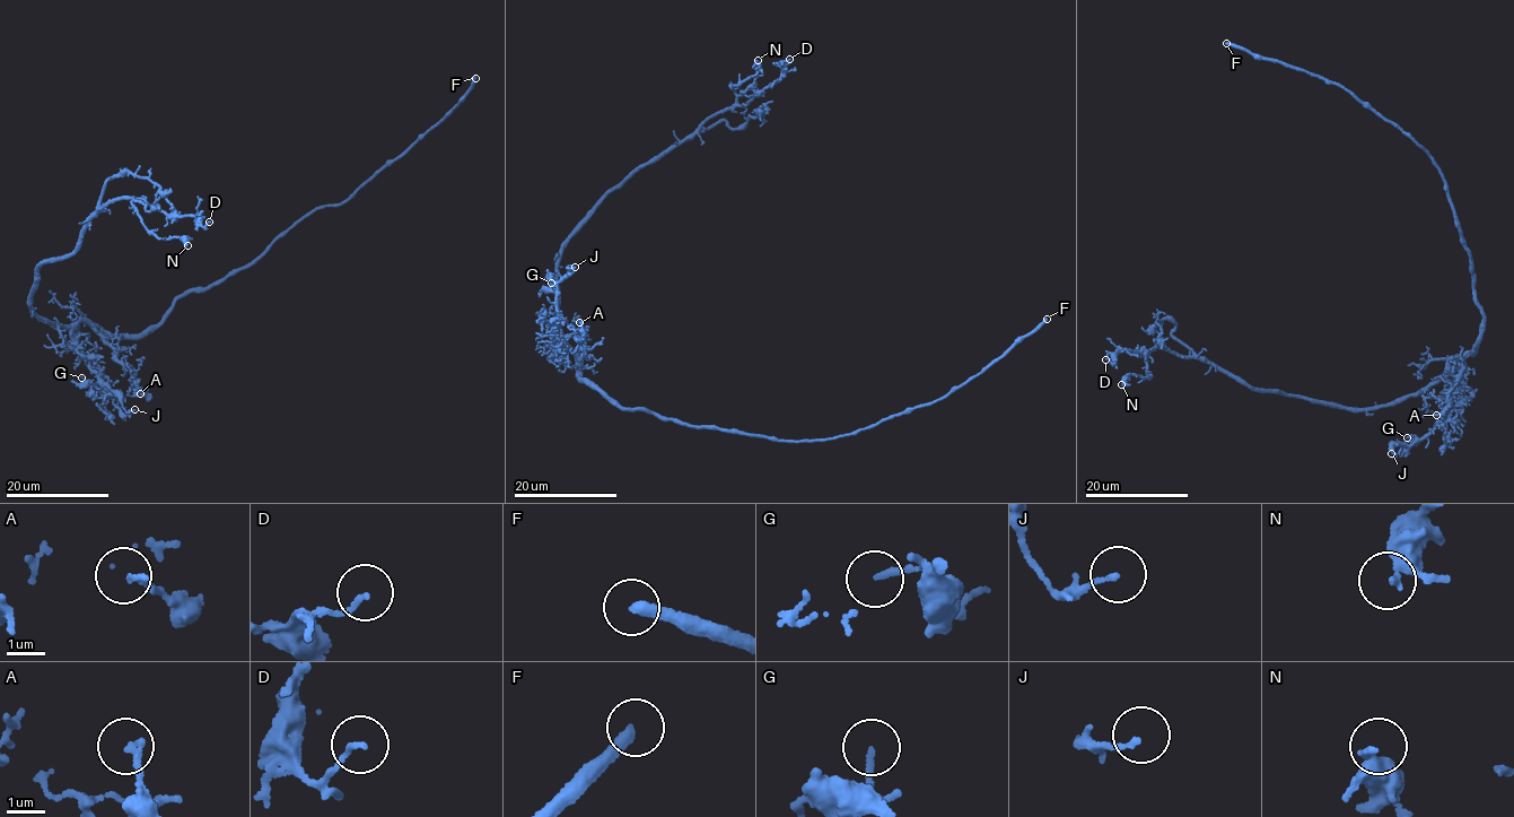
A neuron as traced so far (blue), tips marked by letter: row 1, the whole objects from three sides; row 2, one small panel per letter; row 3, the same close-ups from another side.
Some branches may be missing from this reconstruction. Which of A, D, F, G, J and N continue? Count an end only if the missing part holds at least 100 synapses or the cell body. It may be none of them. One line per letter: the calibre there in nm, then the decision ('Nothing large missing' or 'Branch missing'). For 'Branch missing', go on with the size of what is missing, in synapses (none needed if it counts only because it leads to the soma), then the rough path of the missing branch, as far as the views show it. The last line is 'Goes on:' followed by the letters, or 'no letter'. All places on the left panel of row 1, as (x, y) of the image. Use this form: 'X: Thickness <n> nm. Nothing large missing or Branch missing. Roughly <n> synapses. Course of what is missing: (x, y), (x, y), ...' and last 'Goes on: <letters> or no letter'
A: Thickness 190 nm. Nothing large missing
D: Thickness 130 nm. Nothing large missing
F: Thickness 300 nm. Branch missing. Roughly 130 synapses
G: Thickness 150 nm. Nothing large missing
J: Thickness 120 nm. Nothing large missing
N: Thickness 170 nm. Nothing large missing
Goes on: F

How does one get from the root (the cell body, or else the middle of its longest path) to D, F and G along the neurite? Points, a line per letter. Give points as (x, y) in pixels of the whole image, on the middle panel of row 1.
D: (589, 384), (562, 338), (562, 244), (611, 190), (712, 115), (747, 104), (778, 81), (780, 62), (789, 59)
F: (589, 384), (621, 407), (653, 411), (693, 426), (821, 441), (944, 398), (1047, 319)
G: (589, 384), (578, 375), (577, 356), (562, 342), (551, 358), (559, 318), (551, 283)

